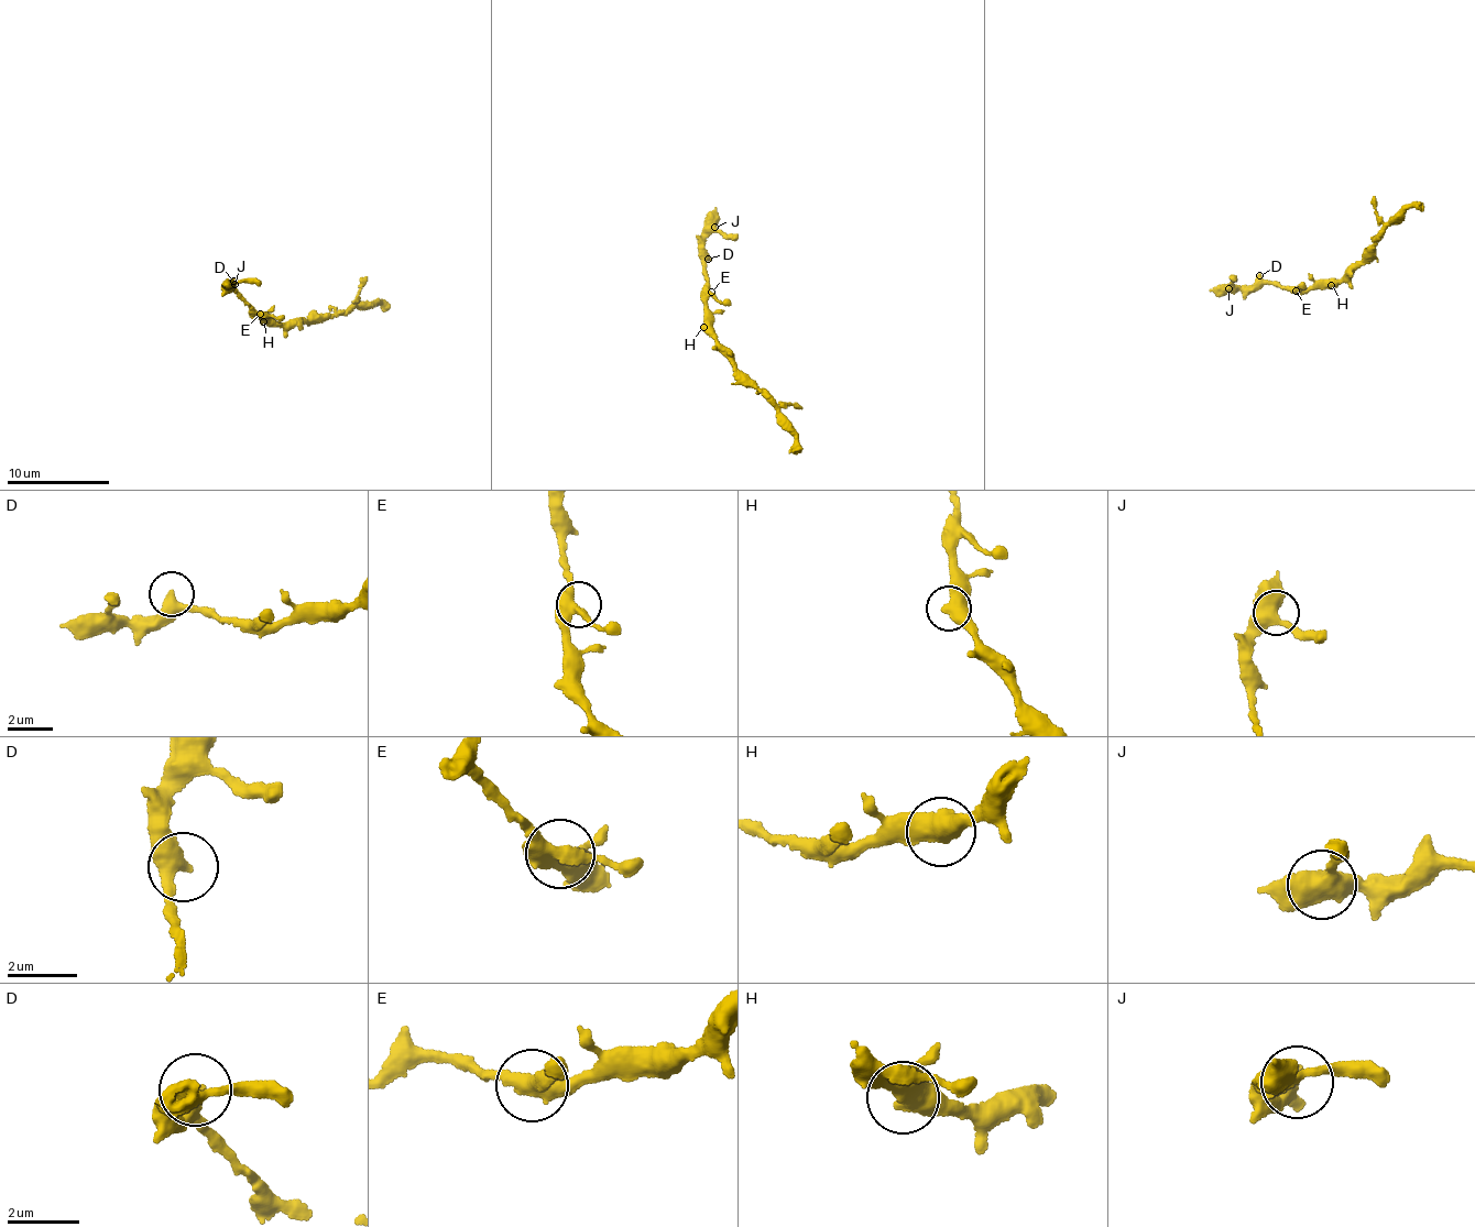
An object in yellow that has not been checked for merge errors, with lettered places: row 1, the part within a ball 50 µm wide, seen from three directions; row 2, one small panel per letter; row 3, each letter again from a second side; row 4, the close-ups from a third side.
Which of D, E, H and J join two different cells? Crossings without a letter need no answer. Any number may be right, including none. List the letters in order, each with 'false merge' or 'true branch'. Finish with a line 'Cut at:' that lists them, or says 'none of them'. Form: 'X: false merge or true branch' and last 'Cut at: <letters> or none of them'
D: true branch
E: true branch
H: true branch
J: true branch
Cut at: none of them

